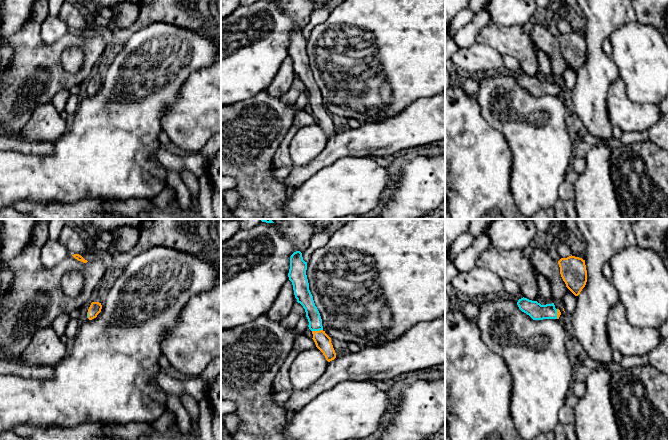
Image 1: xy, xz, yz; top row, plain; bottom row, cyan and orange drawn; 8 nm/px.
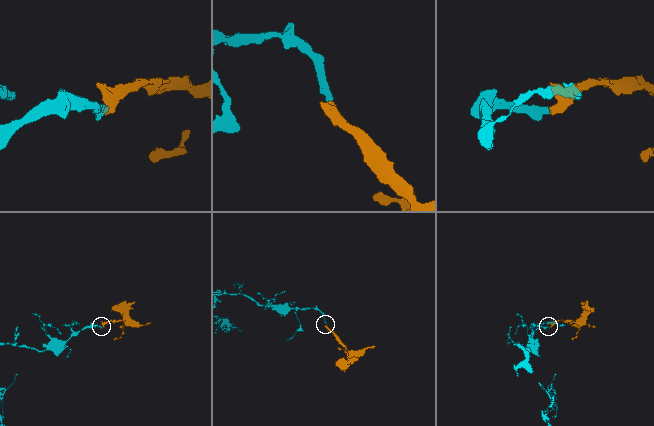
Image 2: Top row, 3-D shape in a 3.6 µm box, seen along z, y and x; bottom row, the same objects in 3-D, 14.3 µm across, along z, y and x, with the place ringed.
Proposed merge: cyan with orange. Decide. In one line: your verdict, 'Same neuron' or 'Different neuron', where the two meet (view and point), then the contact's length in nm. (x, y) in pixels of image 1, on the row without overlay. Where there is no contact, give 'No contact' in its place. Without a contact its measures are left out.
Same neuron. Touches cyan at xz (317, 106). Shared border 90 nm

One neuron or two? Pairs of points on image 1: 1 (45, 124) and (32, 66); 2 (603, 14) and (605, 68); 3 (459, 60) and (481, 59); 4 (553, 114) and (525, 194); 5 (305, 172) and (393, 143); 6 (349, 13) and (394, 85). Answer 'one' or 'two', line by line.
1: two
2: one
3: one
4: one
5: one
6: one

